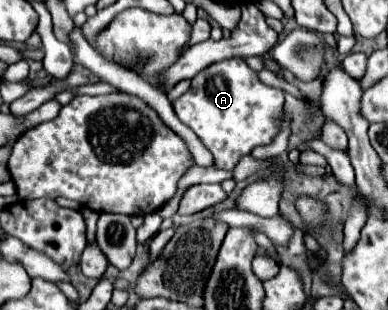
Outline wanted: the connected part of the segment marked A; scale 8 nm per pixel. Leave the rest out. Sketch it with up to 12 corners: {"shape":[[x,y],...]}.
{"shape":[[243,59],[173,101],[221,169],[271,143],[283,91]]}

